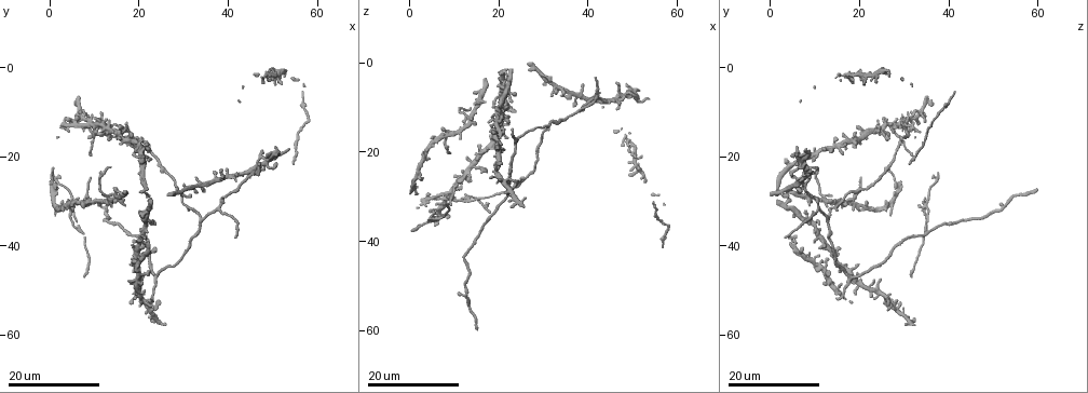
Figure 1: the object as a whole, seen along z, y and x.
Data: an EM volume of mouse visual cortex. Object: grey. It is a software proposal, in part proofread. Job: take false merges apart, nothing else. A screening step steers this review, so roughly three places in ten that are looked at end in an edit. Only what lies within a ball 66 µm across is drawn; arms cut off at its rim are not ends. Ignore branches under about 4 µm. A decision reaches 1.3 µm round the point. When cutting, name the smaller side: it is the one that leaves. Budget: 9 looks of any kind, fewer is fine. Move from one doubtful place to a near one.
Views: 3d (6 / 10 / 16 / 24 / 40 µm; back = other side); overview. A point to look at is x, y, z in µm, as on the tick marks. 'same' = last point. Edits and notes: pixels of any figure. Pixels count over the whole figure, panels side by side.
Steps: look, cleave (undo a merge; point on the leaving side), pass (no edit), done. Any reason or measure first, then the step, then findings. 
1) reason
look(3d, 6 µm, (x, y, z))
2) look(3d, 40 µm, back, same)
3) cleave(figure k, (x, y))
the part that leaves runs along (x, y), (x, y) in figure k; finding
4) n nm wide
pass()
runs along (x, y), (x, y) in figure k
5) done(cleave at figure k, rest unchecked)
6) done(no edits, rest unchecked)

three arms meet
look(3d, 24 µm, (38.0, 32.0, 11.0))

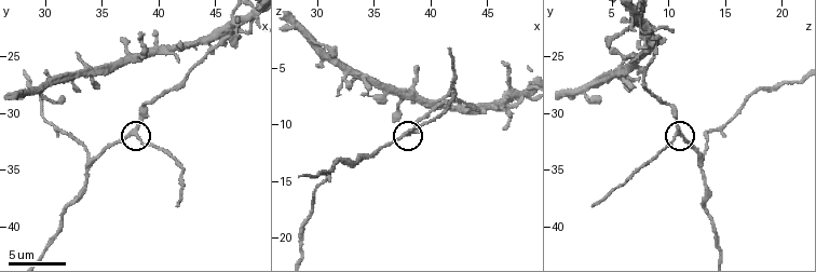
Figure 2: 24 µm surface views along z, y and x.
look(3d, 6 µm, (38.0, 31.8, 11.0))

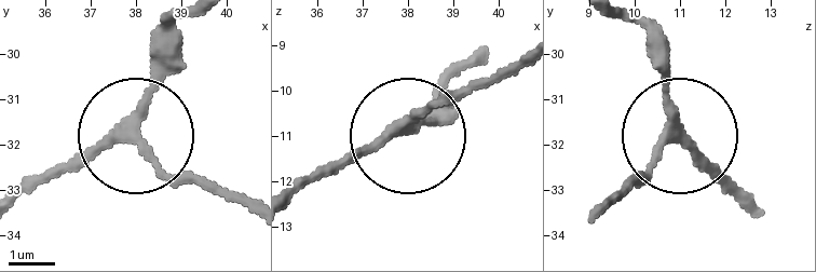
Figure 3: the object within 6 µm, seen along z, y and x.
220 nm wide
pass()
all the same neuron

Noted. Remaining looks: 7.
small branch off a trunk
look(3d, 24 µm, (13.5, 29.0, 12.0))

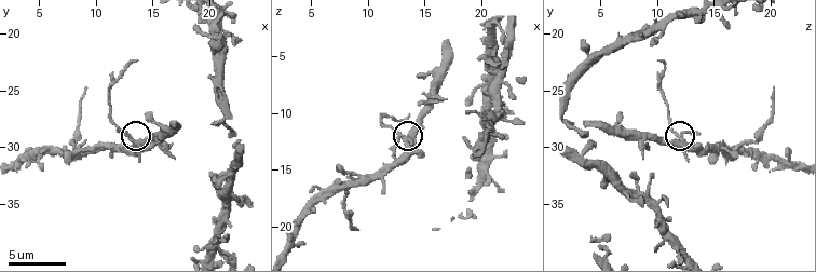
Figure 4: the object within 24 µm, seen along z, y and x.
look(3d, 6 µm, (13.2, 29.4, 12.2))

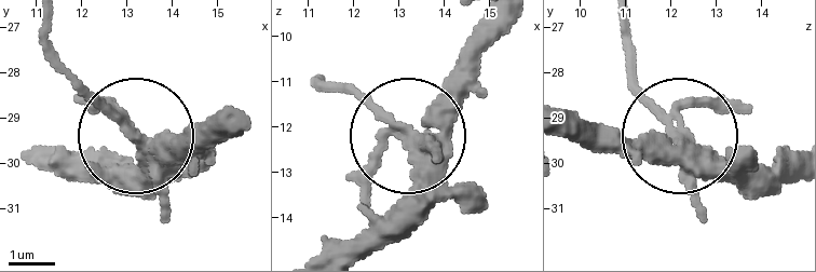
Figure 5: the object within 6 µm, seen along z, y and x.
look(3d, 6 µm, back, (13.30, 29.45, 12.25))

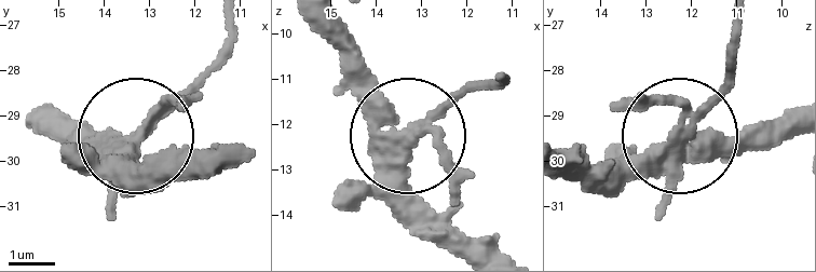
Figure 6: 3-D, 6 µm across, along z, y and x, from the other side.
side arm 9 µm
cleave(figure 6, (161, 97))
the part that leaves runs along (130, 149), (230, 25) in figure 6; two neurons meet here

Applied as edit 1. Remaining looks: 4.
look(overview)

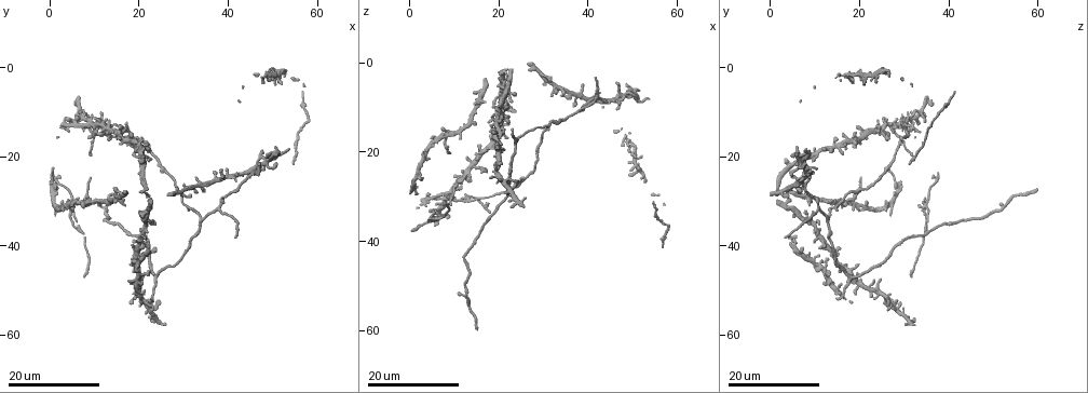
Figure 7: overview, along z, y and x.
looks like a crossing
look(3d, 24 µm, (13.5, 15.0, 30.0))

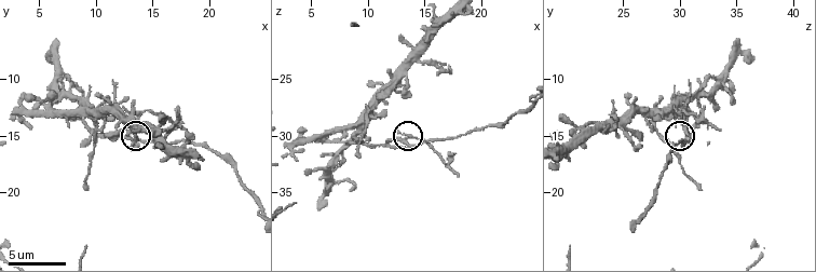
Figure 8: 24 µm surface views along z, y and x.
look(3d, 6 µm, (13.0, 14.6, 30.6))

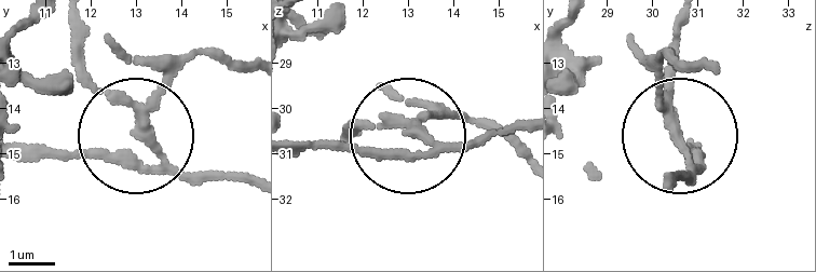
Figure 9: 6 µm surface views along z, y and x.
look(3d, 6 µm, back, (13.10, 14.60, 30.65))

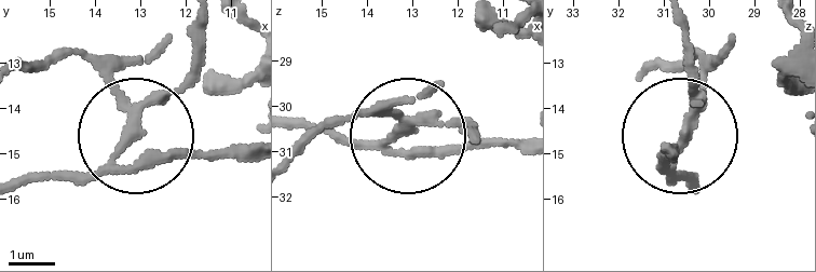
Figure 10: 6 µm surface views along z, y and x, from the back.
cleave(figure 10, (135, 109))
the part that leaves runs along (108, 160), (127, 118), (120, 95), (73, 52), (27, 59) in figure 10; a second neuron is stuck on

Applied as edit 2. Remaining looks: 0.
done(cleave at figure 6, cleave at figure 10, rest unchecked)

